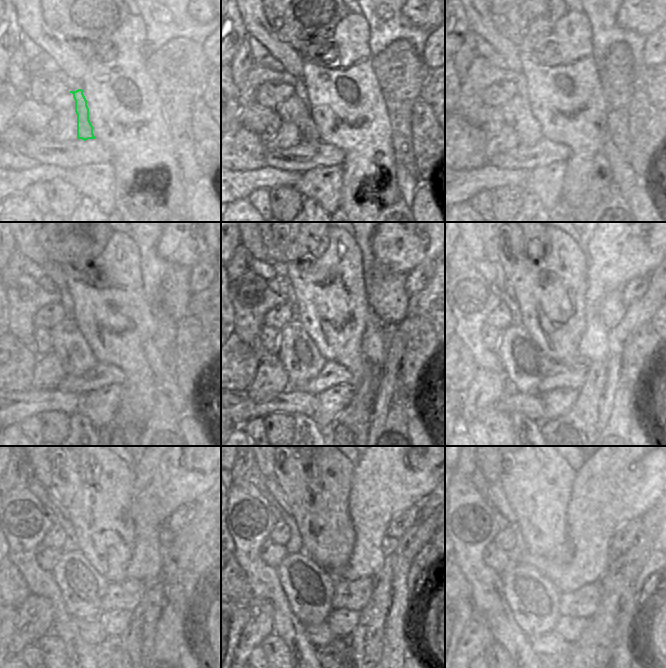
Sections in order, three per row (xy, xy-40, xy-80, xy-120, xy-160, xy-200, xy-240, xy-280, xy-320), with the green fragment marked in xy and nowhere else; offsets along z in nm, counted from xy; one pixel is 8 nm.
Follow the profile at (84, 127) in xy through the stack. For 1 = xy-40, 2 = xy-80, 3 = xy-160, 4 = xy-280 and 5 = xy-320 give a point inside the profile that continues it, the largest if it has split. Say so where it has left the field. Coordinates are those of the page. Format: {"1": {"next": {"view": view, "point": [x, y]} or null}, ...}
{"1": {"next": {"view": "xy-40", "point": [299, 90]}}, "2": {"next": {"view": "xy-80", "point": [520, 82]}}, "3": {"next": {"view": "xy-160", "point": [291, 302]}}, "4": {"next": {"view": "xy-280", "point": [295, 544]}}, "5": {"next": {"view": "xy-320", "point": [496, 496]}}}

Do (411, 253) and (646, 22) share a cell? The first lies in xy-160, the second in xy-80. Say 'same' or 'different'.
same

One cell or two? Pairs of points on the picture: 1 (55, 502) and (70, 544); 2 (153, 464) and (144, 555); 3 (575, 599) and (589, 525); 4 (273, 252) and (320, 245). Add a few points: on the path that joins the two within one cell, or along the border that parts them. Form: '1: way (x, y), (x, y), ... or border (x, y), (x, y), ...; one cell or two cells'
1: way (60, 512), (67, 526), (67, 534); one cell
2: way (153, 487), (147, 532); one cell
3: border (599, 581), (586, 583), (571, 592), (561, 593); two cells
4: way (285, 251), (301, 250), (308, 245); one cell

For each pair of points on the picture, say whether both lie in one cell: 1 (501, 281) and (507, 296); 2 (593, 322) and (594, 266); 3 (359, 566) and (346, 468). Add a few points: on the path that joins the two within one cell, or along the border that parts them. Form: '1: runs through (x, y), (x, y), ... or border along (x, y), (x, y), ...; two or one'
1: runs through (504, 285), (505, 292); one
2: runs through (593, 308), (594, 280); one
3: border along (348, 509), (354, 530), (354, 545), (351, 555); two

